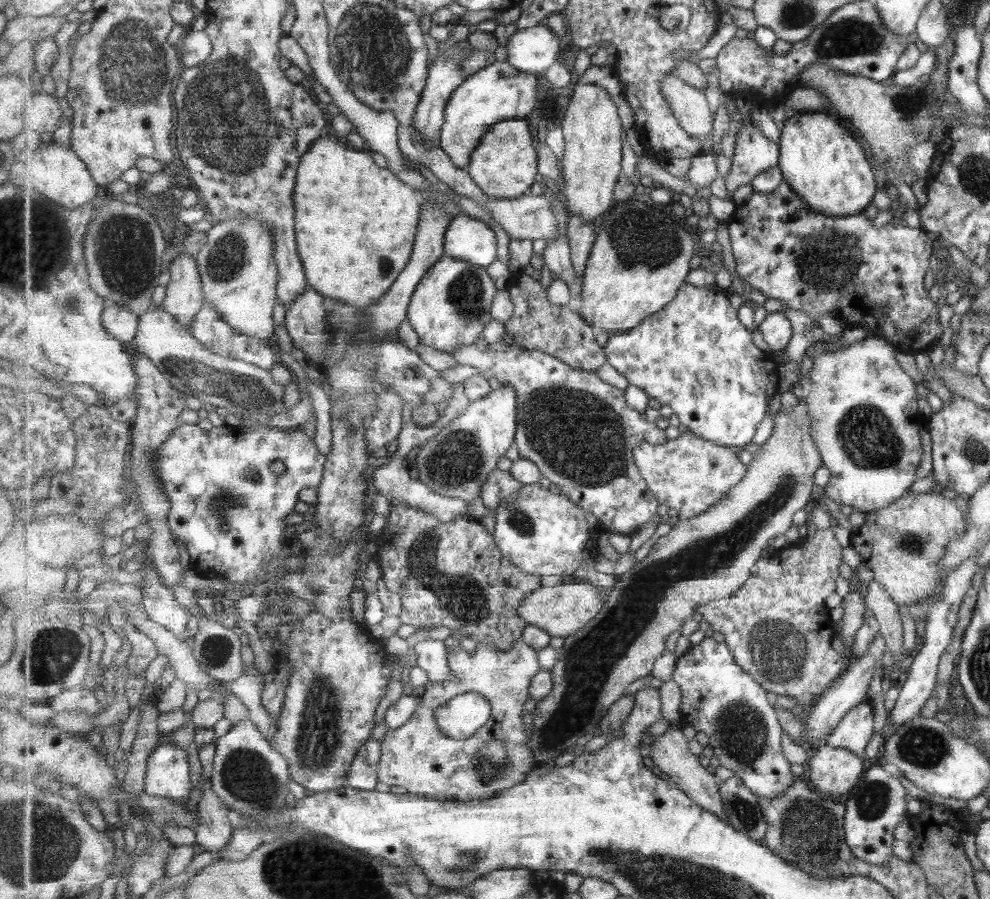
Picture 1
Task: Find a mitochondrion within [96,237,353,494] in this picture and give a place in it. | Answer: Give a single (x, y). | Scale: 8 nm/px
(255, 395)

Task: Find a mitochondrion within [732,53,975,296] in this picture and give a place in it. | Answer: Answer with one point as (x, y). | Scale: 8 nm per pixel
(812, 272)

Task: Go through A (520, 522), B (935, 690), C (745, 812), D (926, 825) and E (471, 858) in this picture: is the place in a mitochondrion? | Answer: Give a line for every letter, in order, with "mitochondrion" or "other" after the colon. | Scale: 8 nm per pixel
A: mitochondrion
B: other
C: mitochondrion
D: other
E: mitochondrion

